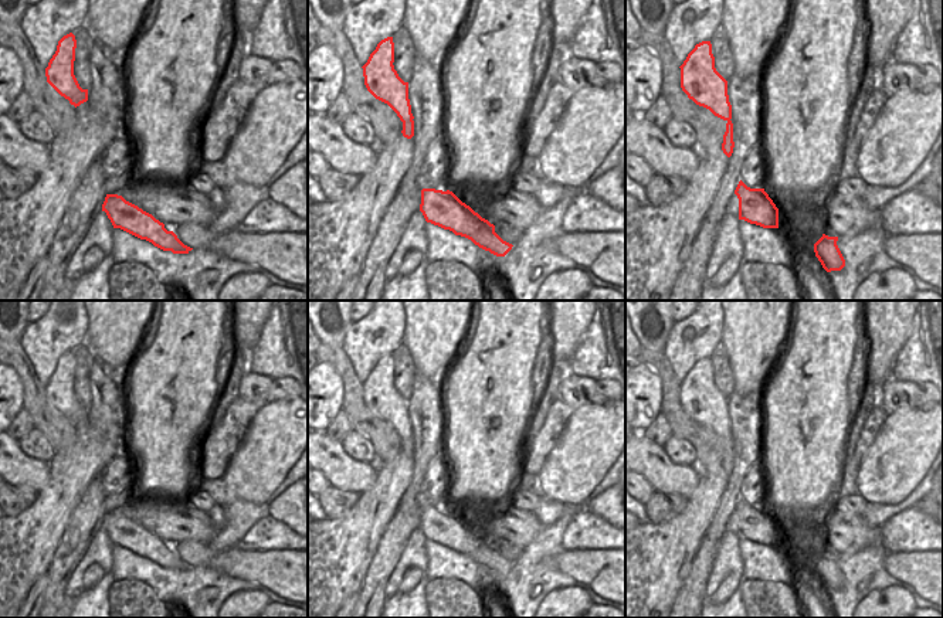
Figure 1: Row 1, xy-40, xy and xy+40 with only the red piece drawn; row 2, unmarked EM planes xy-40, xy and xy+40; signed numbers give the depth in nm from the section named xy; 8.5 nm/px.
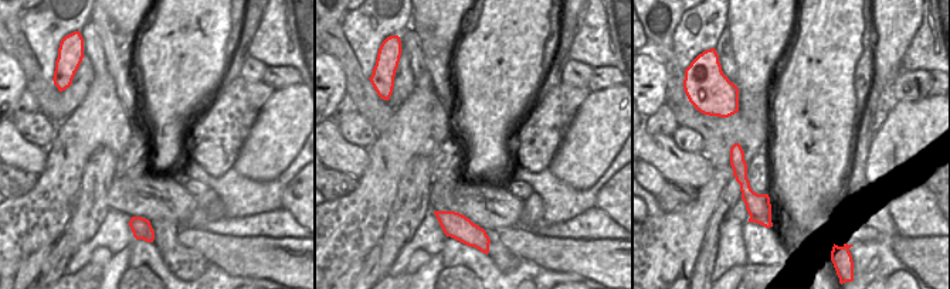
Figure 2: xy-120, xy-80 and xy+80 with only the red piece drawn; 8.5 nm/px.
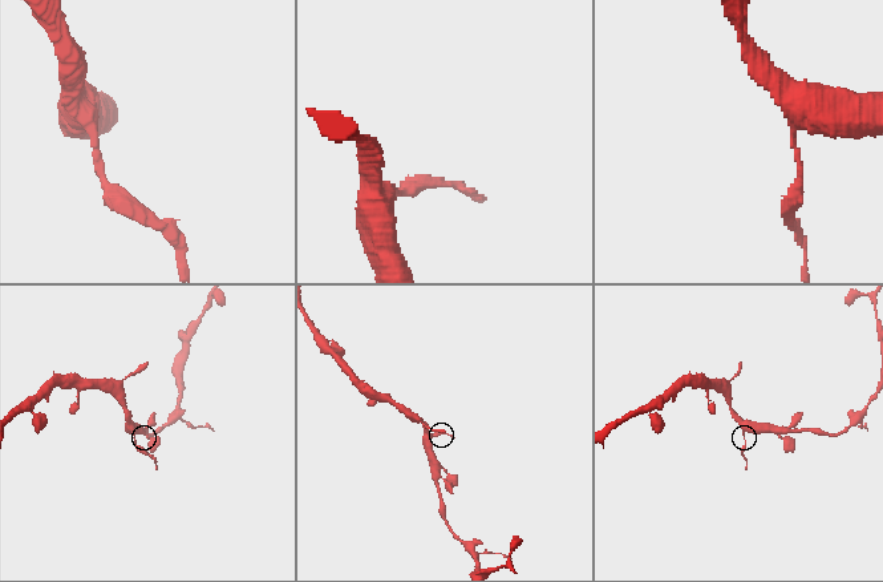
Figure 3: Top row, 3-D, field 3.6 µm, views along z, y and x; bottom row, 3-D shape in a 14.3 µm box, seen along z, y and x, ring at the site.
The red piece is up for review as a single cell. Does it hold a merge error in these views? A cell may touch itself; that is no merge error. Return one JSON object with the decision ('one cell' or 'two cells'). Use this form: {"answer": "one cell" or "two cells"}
{"answer": "two cells"}

